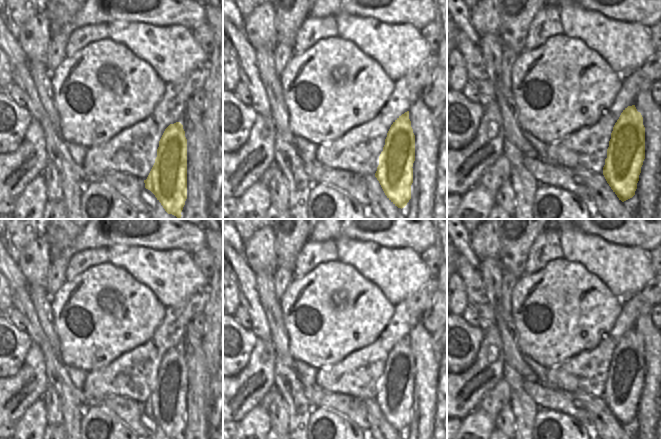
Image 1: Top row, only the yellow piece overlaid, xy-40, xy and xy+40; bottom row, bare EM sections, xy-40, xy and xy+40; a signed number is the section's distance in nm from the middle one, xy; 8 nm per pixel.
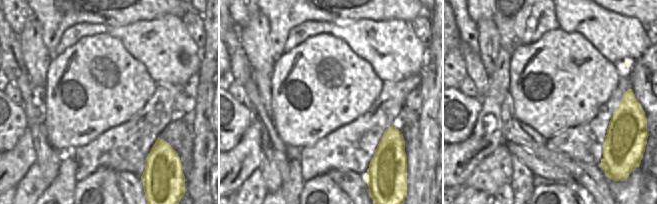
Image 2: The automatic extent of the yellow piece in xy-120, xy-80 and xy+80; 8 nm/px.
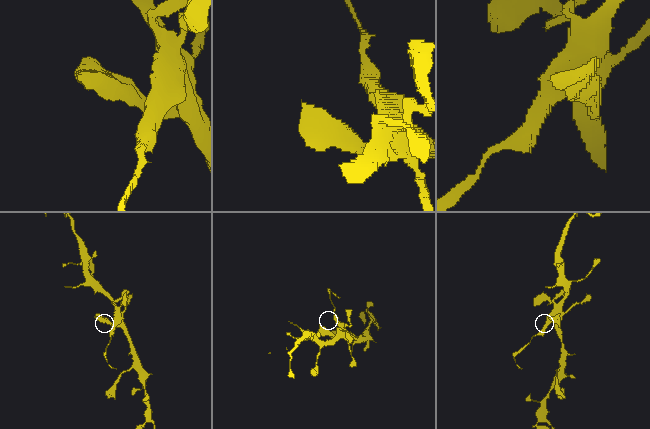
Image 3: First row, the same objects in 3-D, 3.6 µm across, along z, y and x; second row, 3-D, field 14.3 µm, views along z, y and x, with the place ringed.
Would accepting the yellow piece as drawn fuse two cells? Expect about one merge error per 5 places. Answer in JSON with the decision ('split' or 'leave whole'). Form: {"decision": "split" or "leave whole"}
{"decision": "split"}

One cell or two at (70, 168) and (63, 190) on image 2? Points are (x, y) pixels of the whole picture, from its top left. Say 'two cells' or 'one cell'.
one cell

